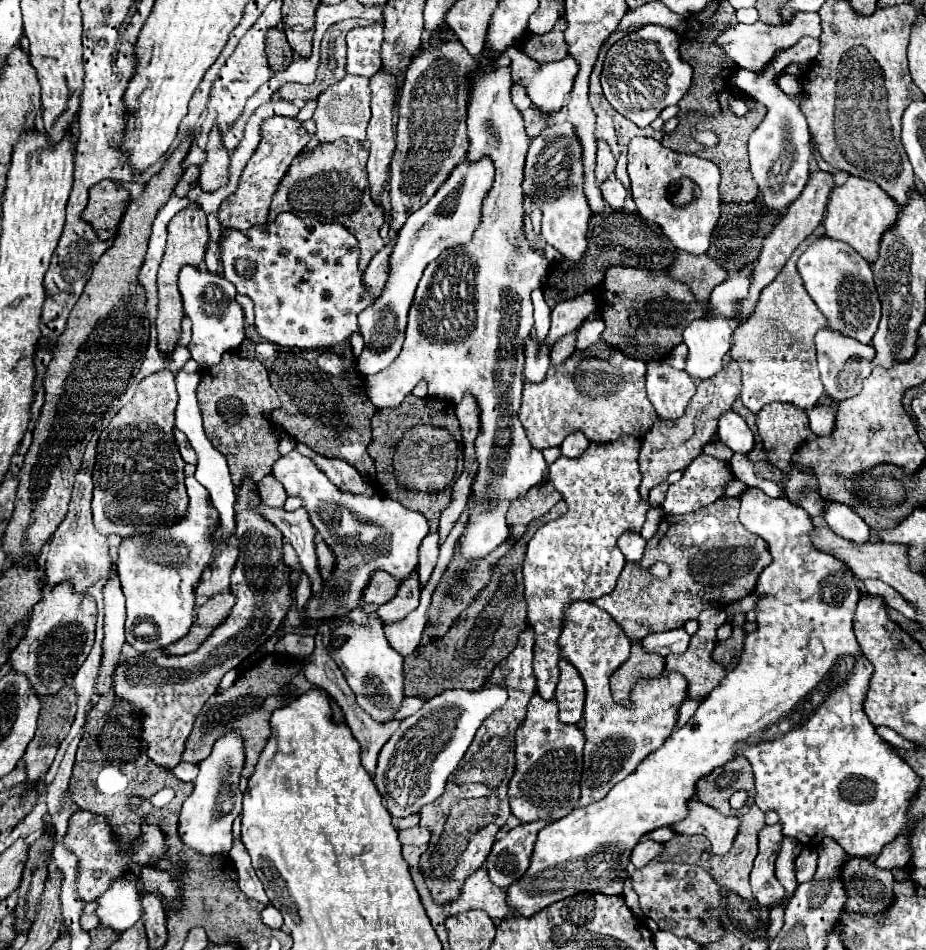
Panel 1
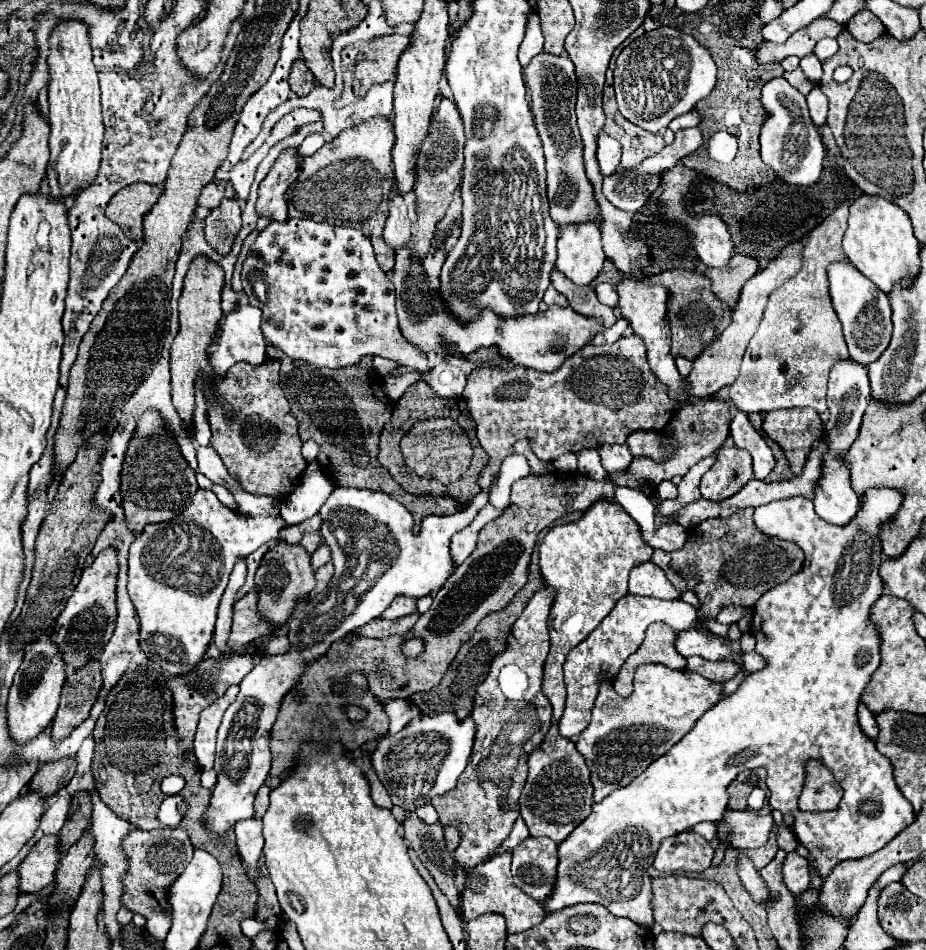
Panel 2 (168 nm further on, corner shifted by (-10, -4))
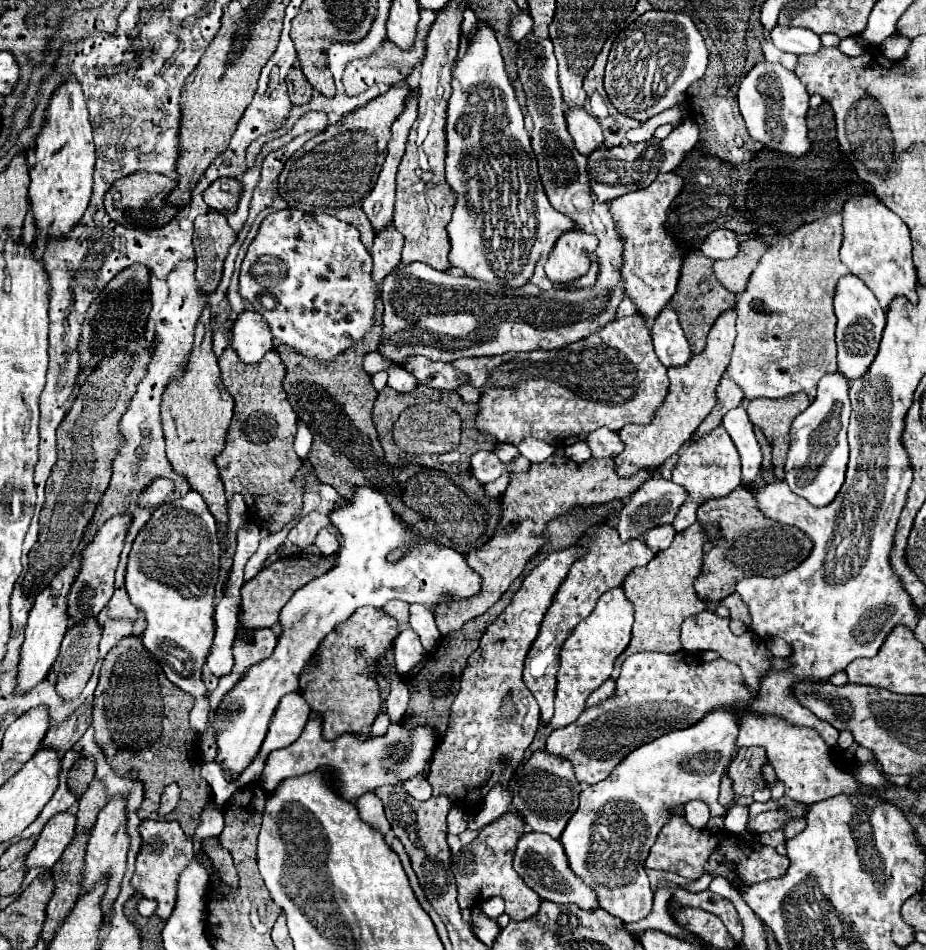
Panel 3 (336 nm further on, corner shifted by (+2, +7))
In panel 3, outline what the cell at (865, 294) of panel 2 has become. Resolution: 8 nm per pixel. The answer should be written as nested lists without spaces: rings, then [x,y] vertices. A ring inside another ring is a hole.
[[[846,275],[840,279],[834,295],[834,309],[838,317],[836,327],[836,345],[838,345],[838,371],[848,379],[854,381],[868,373],[868,365],[876,359],[878,345],[882,331],[886,327],[886,313],[880,307],[876,295],[854,275]]]

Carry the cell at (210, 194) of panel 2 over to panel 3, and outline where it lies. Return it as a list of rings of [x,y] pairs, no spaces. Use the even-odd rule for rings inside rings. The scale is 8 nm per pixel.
[[[222,177],[222,179],[214,181],[204,191],[204,201],[210,209],[234,213],[236,205],[238,205],[238,199],[240,199],[240,193],[242,193],[242,183],[240,181],[236,181],[232,177],[230,179]]]

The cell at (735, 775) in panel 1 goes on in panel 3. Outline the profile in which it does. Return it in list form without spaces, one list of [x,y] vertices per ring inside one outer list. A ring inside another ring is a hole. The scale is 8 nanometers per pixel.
[[[742,747],[728,767],[728,775],[734,781],[732,789],[736,795],[752,795],[758,789],[764,789],[762,767],[766,765],[766,753],[760,747]]]

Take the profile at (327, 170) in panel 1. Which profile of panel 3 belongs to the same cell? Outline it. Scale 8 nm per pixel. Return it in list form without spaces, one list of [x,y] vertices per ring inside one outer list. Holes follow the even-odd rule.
[[[394,85],[384,95],[372,99],[366,107],[356,109],[338,123],[330,125],[326,131],[314,135],[286,161],[278,185],[280,197],[294,209],[302,209],[306,213],[326,213],[354,225],[360,231],[364,247],[370,249],[374,231],[370,221],[364,217],[362,201],[378,179],[390,141],[392,121],[396,121],[396,117],[404,111],[404,99],[408,99],[408,85]],[[346,159],[350,159],[352,167],[344,167]]]

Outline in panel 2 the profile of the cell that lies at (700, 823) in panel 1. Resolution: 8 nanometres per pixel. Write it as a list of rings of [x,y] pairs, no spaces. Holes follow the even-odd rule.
[[[726,810],[722,820],[716,822],[716,838],[728,842],[732,848],[760,848],[766,844],[772,828],[772,814],[758,816],[750,810],[730,812]]]

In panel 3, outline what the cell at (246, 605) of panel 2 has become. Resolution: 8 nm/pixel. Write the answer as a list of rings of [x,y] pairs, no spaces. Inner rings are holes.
[[[296,553],[292,557],[288,557],[286,561],[276,561],[274,565],[270,565],[268,569],[262,569],[252,581],[242,585],[242,623],[248,629],[262,629],[262,627],[274,627],[280,619],[280,609],[290,601],[290,597],[304,587],[308,581],[324,575],[328,569],[334,567],[338,553],[330,555],[330,557],[320,557],[318,563],[308,561],[308,557],[304,557],[304,553]]]

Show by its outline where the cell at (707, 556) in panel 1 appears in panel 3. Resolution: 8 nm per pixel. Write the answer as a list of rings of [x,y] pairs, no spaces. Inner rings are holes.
[[[738,487],[728,497],[712,499],[698,509],[698,521],[704,525],[720,525],[724,541],[710,541],[704,545],[704,573],[696,581],[696,593],[704,601],[722,601],[728,597],[736,583],[744,577],[784,575],[800,565],[812,551],[812,539],[796,529],[784,527],[760,513],[750,489]]]

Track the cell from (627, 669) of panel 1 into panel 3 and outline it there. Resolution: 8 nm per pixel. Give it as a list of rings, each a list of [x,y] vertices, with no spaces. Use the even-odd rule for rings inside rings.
[[[694,523],[692,527],[676,533],[674,541],[668,549],[656,553],[656,557],[644,565],[634,569],[626,581],[622,583],[628,601],[634,605],[634,633],[632,641],[622,655],[618,655],[612,671],[612,679],[618,679],[620,667],[626,657],[640,651],[662,651],[662,653],[676,653],[682,649],[680,643],[680,625],[686,617],[700,613],[706,609],[706,603],[696,595],[694,581],[702,573],[702,545],[712,539],[722,539],[720,527],[716,525],[702,525]]]

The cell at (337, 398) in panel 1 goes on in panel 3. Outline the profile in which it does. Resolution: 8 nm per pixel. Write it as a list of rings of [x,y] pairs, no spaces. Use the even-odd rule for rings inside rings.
[[[376,299],[374,327],[360,343],[352,345],[352,349],[346,349],[332,361],[300,357],[300,353],[288,349],[288,345],[276,347],[286,365],[284,389],[288,393],[288,401],[314,435],[310,461],[318,473],[318,479],[332,485],[340,495],[352,497],[352,489],[356,485],[368,485],[370,489],[384,493],[386,501],[392,505],[392,511],[400,517],[400,521],[416,529],[416,533],[432,537],[438,541],[438,545],[466,555],[472,549],[480,549],[480,545],[484,545],[484,541],[496,533],[502,513],[500,499],[486,497],[484,485],[480,485],[472,473],[448,475],[444,471],[440,473],[420,465],[404,465],[400,469],[384,459],[384,451],[372,421],[372,405],[378,393],[372,387],[370,375],[362,367],[364,355],[378,349],[382,333],[380,323],[382,299]]]

